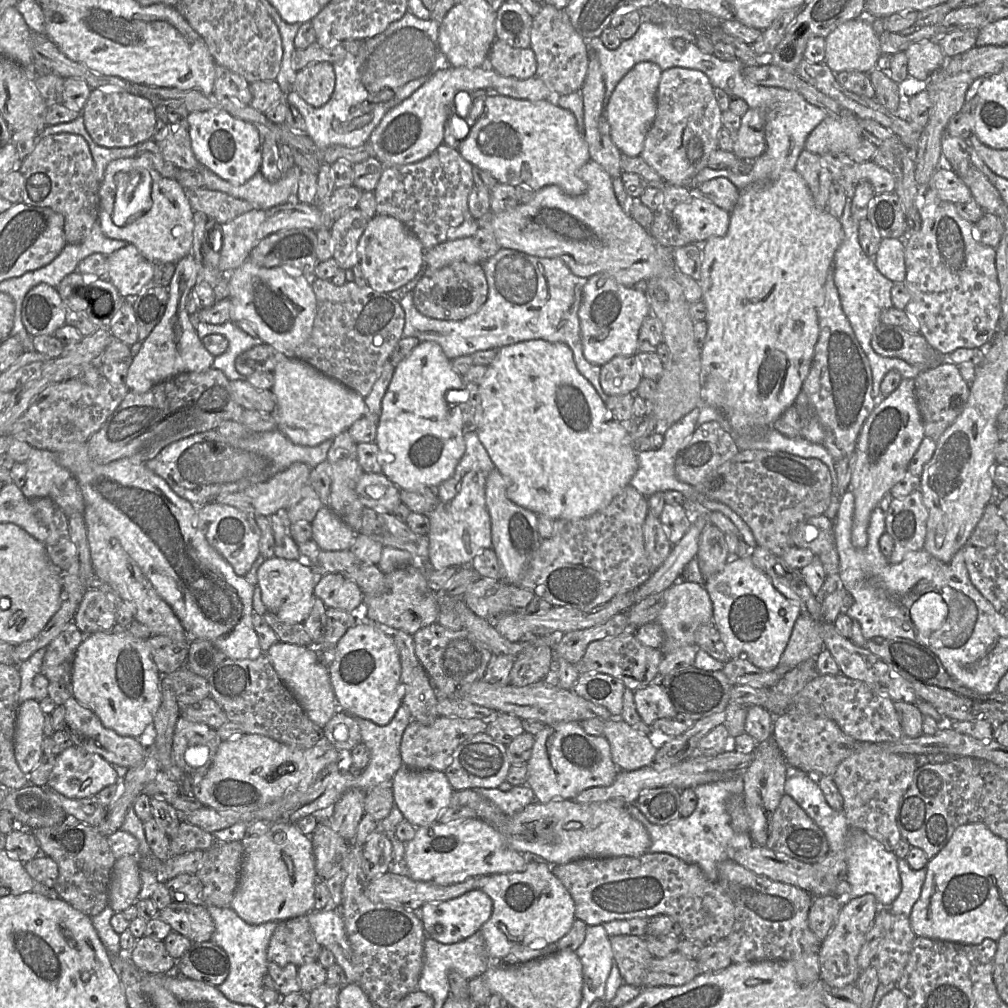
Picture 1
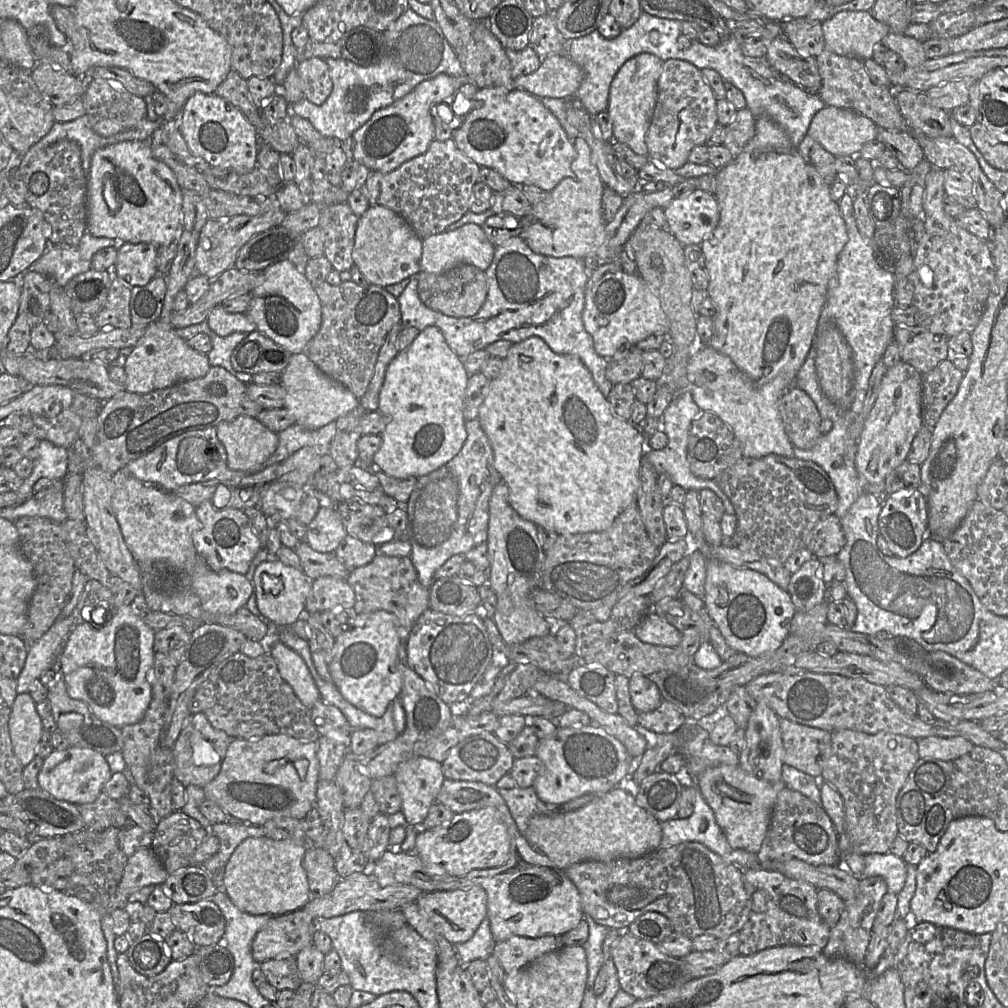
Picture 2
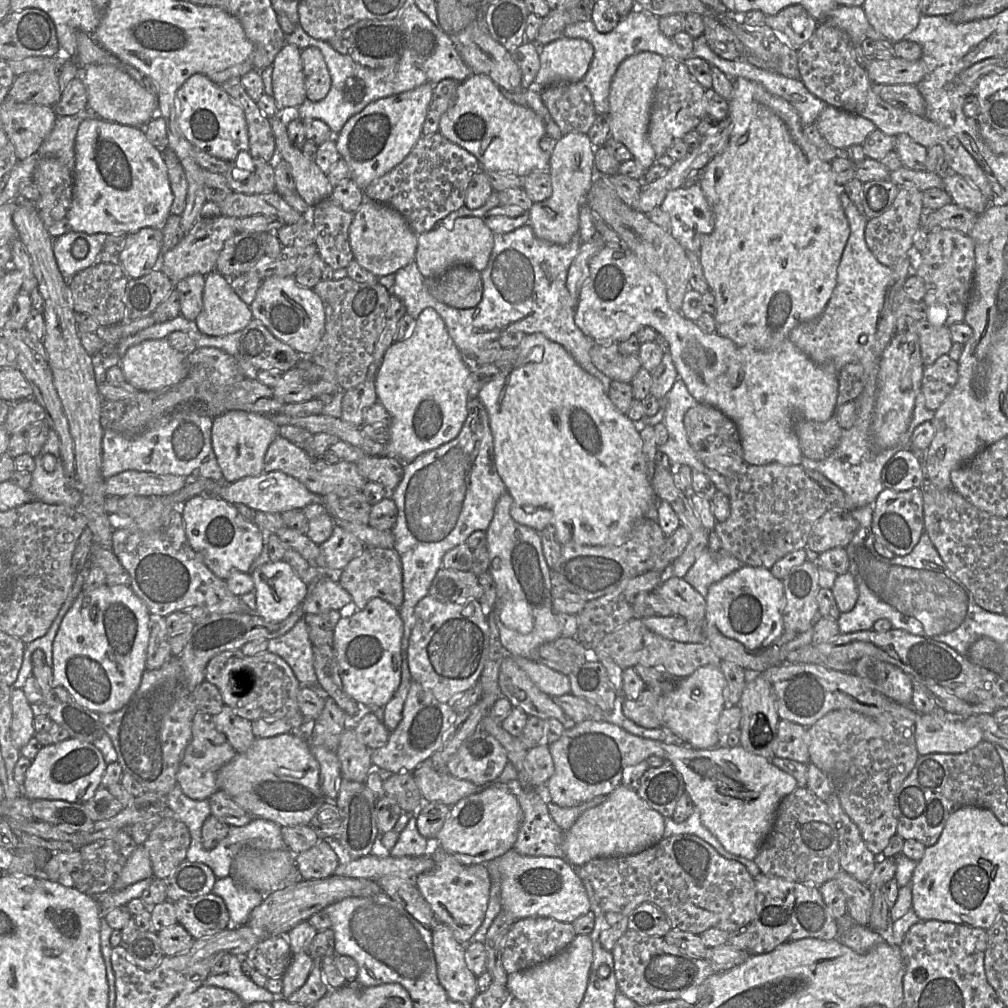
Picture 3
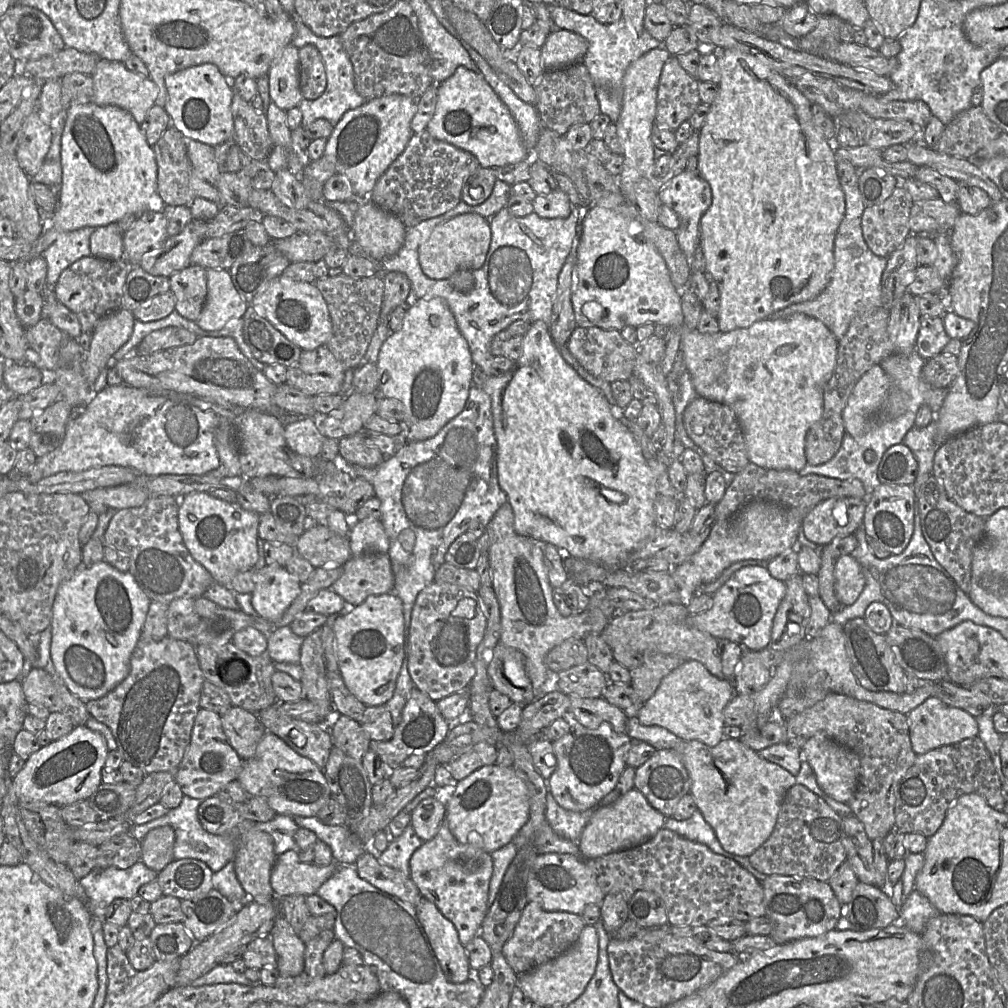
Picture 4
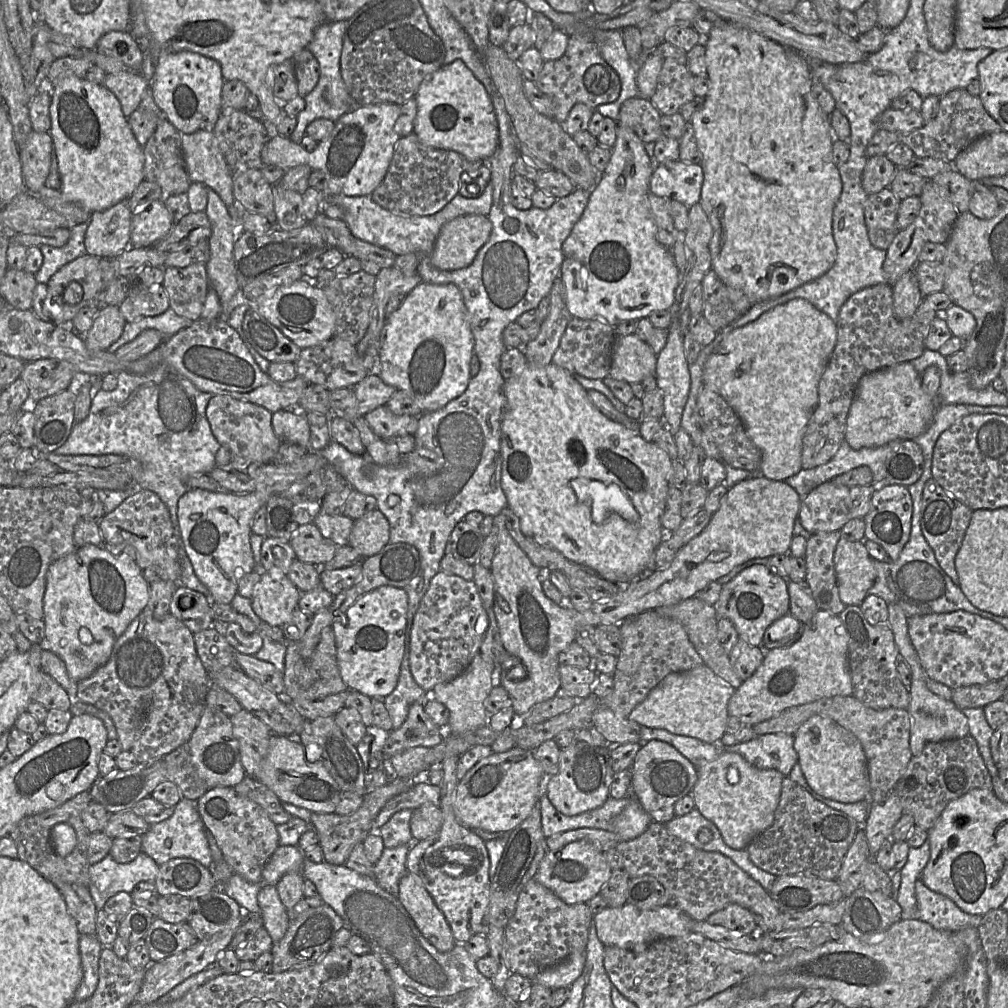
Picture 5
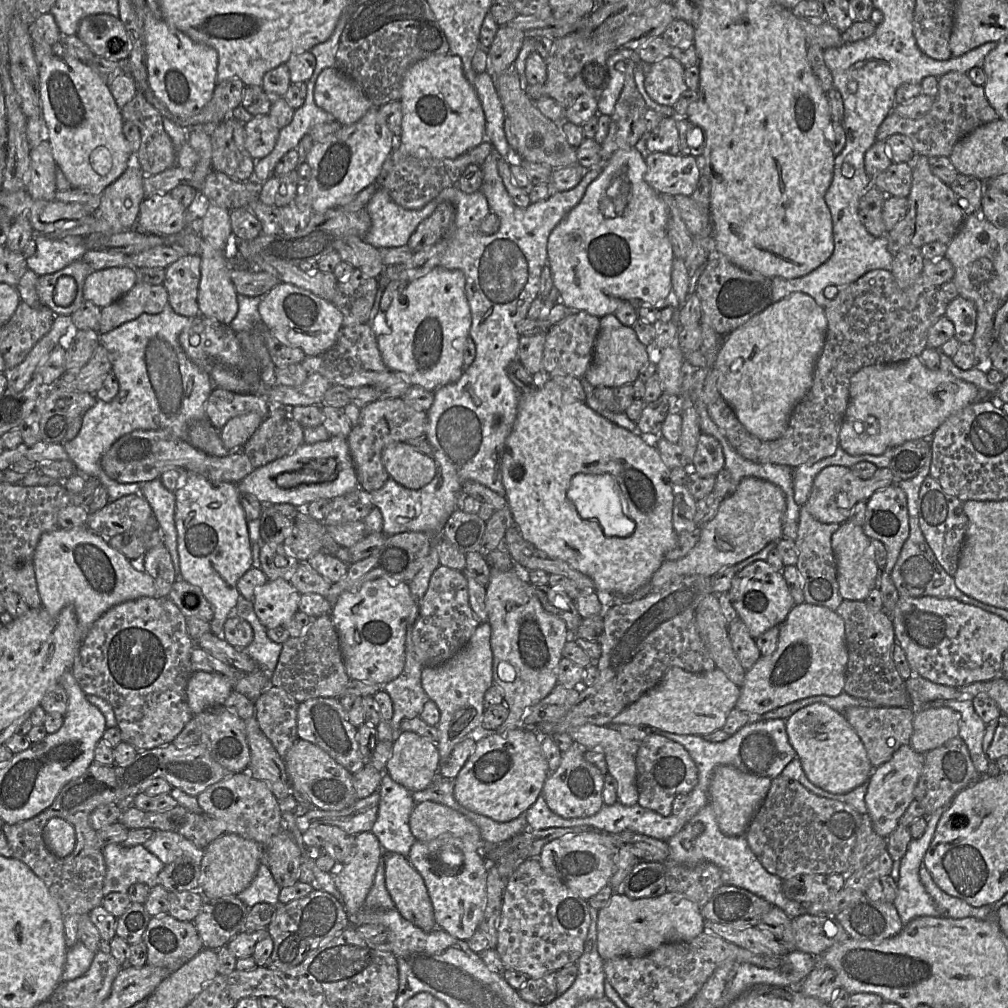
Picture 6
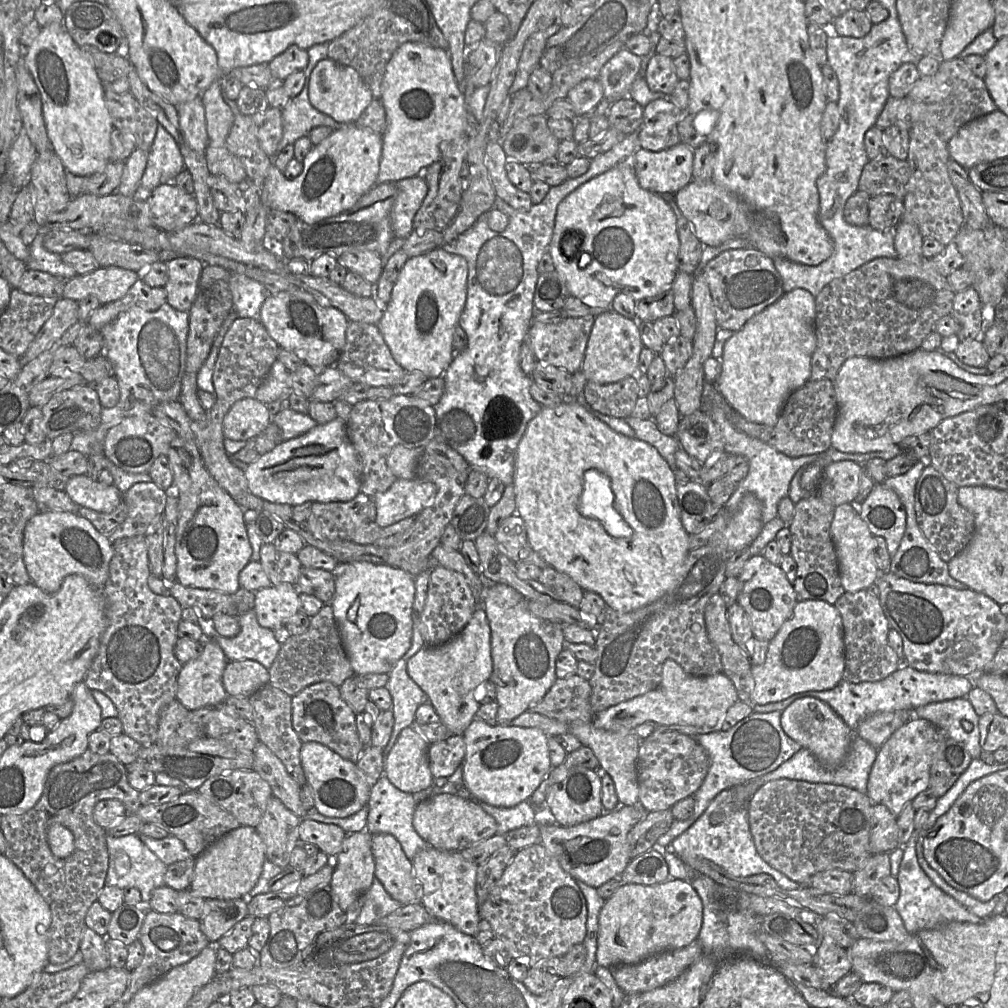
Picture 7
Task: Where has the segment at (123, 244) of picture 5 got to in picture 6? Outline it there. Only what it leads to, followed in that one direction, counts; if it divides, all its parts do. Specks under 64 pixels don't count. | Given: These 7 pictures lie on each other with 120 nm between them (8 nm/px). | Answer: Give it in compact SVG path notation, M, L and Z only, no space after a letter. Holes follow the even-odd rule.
M133 153L128 161L128 168L125 172L103 192L99 207L93 214L97 220L96 231L85 237L86 248L103 248L105 239L114 234L128 230L136 230L135 225L139 214L141 202L144 200L143 180L145 173L137 160L137 153Z

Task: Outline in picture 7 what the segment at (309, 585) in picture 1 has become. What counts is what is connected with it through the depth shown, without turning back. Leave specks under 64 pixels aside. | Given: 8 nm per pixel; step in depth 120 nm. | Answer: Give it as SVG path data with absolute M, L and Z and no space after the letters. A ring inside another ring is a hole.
M290 583L260 589L255 593L254 611L260 626L271 630L285 627L299 613L299 593L296 587Z

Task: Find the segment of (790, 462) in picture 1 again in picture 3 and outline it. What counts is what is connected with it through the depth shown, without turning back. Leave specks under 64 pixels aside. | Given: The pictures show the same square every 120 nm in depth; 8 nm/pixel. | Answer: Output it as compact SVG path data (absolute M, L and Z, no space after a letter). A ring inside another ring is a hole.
M744 463L738 472L727 477L727 484L730 491L730 515L724 522L716 521L714 531L721 541L721 550L749 566L770 570L786 554L797 549L806 549L814 524L825 512L831 509L848 510L843 490L823 474L806 469L802 465Z

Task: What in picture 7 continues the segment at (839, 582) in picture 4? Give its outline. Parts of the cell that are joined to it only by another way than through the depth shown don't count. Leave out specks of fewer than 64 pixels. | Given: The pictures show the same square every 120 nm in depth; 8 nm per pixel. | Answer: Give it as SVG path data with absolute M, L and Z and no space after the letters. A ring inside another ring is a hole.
M841 504L835 507L831 524L831 538L835 547L839 574L845 592L867 590L875 584L880 572L874 561L874 536L870 533L866 523L851 504Z

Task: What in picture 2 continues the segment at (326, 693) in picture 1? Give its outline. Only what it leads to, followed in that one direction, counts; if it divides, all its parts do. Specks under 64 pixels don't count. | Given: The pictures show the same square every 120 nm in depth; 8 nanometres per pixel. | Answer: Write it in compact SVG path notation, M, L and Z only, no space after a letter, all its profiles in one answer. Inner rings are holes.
M275 640L269 648L281 677L308 708L321 699L319 690L303 658L282 642Z

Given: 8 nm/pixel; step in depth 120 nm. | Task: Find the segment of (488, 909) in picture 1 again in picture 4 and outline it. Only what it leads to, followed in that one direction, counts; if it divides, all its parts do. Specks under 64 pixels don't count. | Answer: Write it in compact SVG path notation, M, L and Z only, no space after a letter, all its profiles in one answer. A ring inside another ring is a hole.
M444 819L437 834L413 853L409 861L410 878L422 896L436 905L455 926L465 946L476 934L487 912L488 892L493 863L491 853L470 844L460 843Z

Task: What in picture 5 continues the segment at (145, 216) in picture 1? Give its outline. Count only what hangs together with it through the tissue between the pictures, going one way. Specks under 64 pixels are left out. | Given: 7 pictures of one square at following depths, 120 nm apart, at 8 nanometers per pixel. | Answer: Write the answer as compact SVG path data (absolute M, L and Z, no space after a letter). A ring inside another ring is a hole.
M73 75L52 84L50 134L64 196L84 204L91 212L106 210L129 198L145 179L145 156L118 98L103 84Z

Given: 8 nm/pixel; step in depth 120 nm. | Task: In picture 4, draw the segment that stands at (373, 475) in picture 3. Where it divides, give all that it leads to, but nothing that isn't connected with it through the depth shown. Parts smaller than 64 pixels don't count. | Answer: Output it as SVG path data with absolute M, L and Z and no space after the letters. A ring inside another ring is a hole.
M354 435L340 438L338 447L339 454L350 465L375 467L385 460L385 456L378 448L366 445Z

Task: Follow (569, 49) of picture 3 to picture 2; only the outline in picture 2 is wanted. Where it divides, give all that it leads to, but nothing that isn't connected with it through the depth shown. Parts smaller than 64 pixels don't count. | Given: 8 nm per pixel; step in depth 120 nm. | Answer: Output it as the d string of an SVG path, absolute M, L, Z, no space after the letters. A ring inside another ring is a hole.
M566 54L549 55L541 61L539 68L525 76L514 79L514 87L538 98L575 98L583 71Z

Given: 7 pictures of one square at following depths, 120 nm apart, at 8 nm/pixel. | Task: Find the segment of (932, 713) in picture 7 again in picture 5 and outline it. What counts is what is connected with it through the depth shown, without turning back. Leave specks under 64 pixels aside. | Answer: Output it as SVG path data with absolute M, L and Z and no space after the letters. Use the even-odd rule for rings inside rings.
M965 708L961 710L968 719L969 735L977 742L979 752L991 776L998 775L998 768L993 761L990 739L994 730L988 724L983 708Z

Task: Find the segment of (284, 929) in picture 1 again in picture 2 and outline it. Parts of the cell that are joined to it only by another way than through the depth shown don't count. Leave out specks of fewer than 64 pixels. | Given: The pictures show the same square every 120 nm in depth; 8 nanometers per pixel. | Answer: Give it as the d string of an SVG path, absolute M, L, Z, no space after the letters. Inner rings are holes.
M303 909L273 915L252 942L253 958L262 963L270 959L295 957L313 944L315 930L314 919Z

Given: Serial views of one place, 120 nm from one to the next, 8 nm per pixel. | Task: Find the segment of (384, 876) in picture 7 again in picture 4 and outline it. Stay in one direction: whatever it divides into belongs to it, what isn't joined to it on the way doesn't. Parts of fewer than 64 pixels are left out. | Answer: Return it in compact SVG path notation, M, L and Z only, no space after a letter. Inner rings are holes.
M424 897L415 910L446 978L453 983L467 981L470 973L468 956L454 924Z

